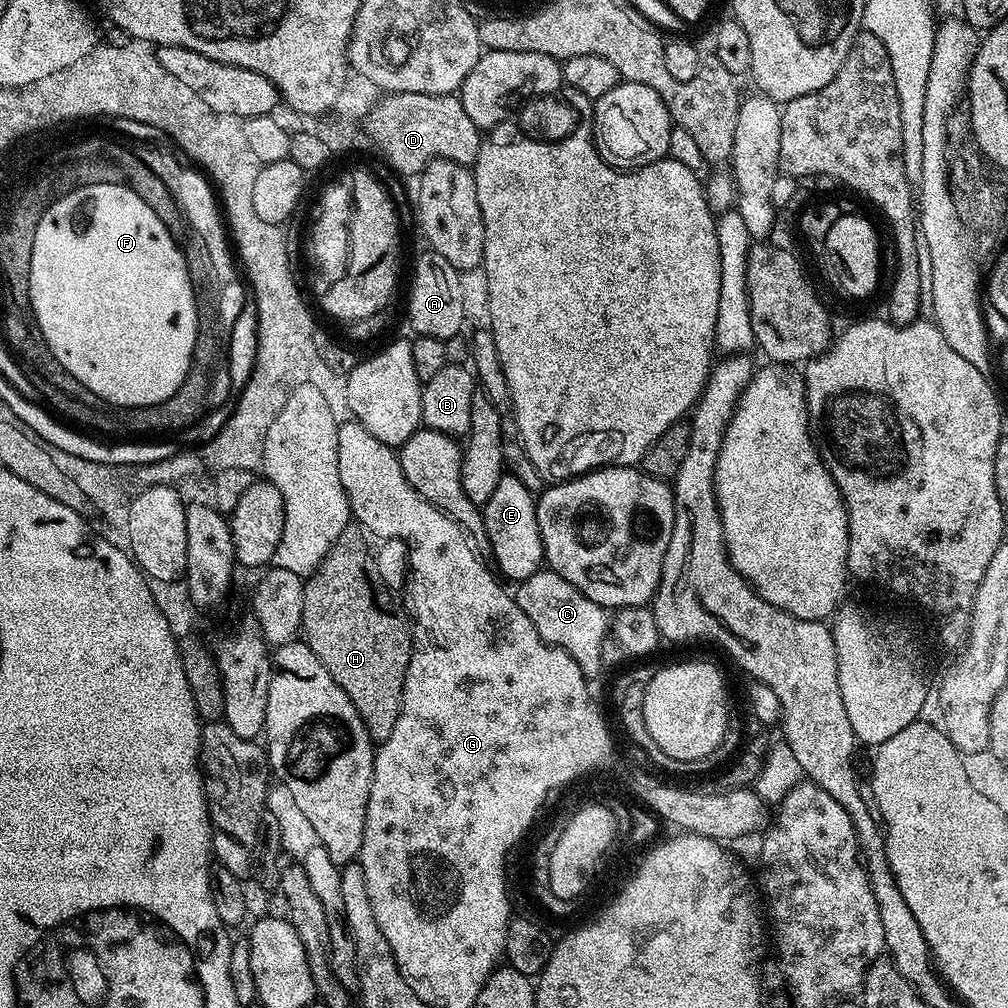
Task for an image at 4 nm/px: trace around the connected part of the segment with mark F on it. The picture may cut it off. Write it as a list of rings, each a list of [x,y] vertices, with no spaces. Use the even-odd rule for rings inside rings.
[[[107,188],[74,190],[70,198],[62,198],[61,204],[50,206],[42,232],[38,234],[38,250],[34,252],[34,260],[30,262],[32,296],[36,296],[36,312],[40,312],[40,324],[44,324],[48,340],[52,340],[52,348],[56,348],[64,364],[68,364],[68,368],[72,368],[72,372],[76,372],[76,376],[80,376],[80,380],[88,384],[88,388],[96,388],[96,392],[100,392],[100,396],[108,396],[108,400],[120,400],[120,404],[137,404],[140,408],[166,402],[175,394],[178,386],[182,386],[190,370],[196,329],[196,325],[192,323],[192,292],[188,292],[188,276],[184,276],[190,264],[180,253],[181,245],[178,240],[168,240],[168,236],[164,236],[160,220],[156,220],[156,216],[152,216],[148,208],[134,203],[129,195]]]

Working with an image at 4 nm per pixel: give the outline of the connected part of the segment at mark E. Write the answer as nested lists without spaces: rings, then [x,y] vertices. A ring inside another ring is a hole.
[[[505,474],[495,487],[494,494],[490,494],[490,502],[482,505],[486,534],[492,547],[491,559],[496,560],[495,567],[499,575],[509,576],[513,582],[533,576],[541,571],[545,563],[542,534],[538,530],[536,501],[537,497],[517,476]]]

